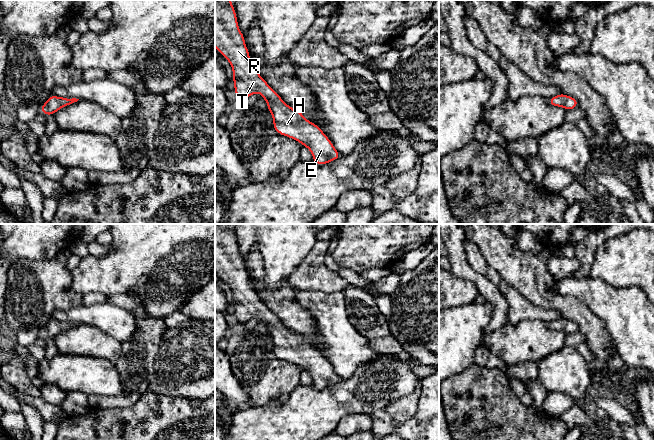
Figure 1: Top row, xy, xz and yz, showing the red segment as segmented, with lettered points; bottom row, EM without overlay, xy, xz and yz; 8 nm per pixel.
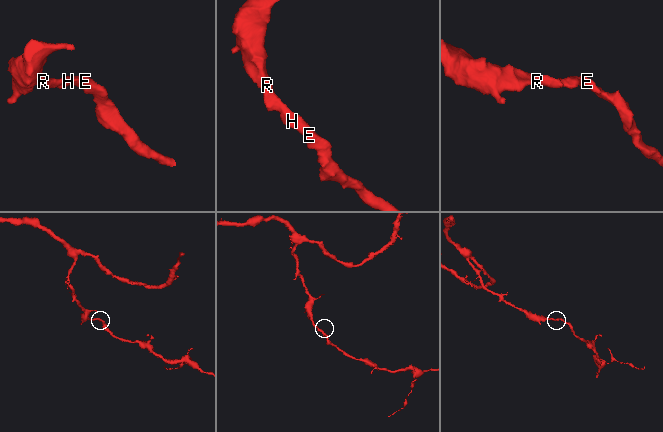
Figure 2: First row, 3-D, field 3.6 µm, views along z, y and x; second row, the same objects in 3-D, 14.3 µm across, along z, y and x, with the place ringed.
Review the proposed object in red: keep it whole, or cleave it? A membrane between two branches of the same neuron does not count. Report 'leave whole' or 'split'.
leave whole

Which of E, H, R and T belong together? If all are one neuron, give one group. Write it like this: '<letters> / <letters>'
E H R T

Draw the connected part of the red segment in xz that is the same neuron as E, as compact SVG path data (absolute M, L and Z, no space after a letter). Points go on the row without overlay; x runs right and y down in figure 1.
M215 224L215 271L218 272L220 279L225 281L232 291L232 305L235 309L233 315L236 321L245 324L250 319L260 316L263 323L268 327L267 333L273 341L273 351L278 358L292 362L301 367L302 370L307 371L312 377L316 389L325 389L342 381L321 352L305 343L301 335L287 329L252 289L249 274L245 269L245 261L238 251L235 231L230 224Z

